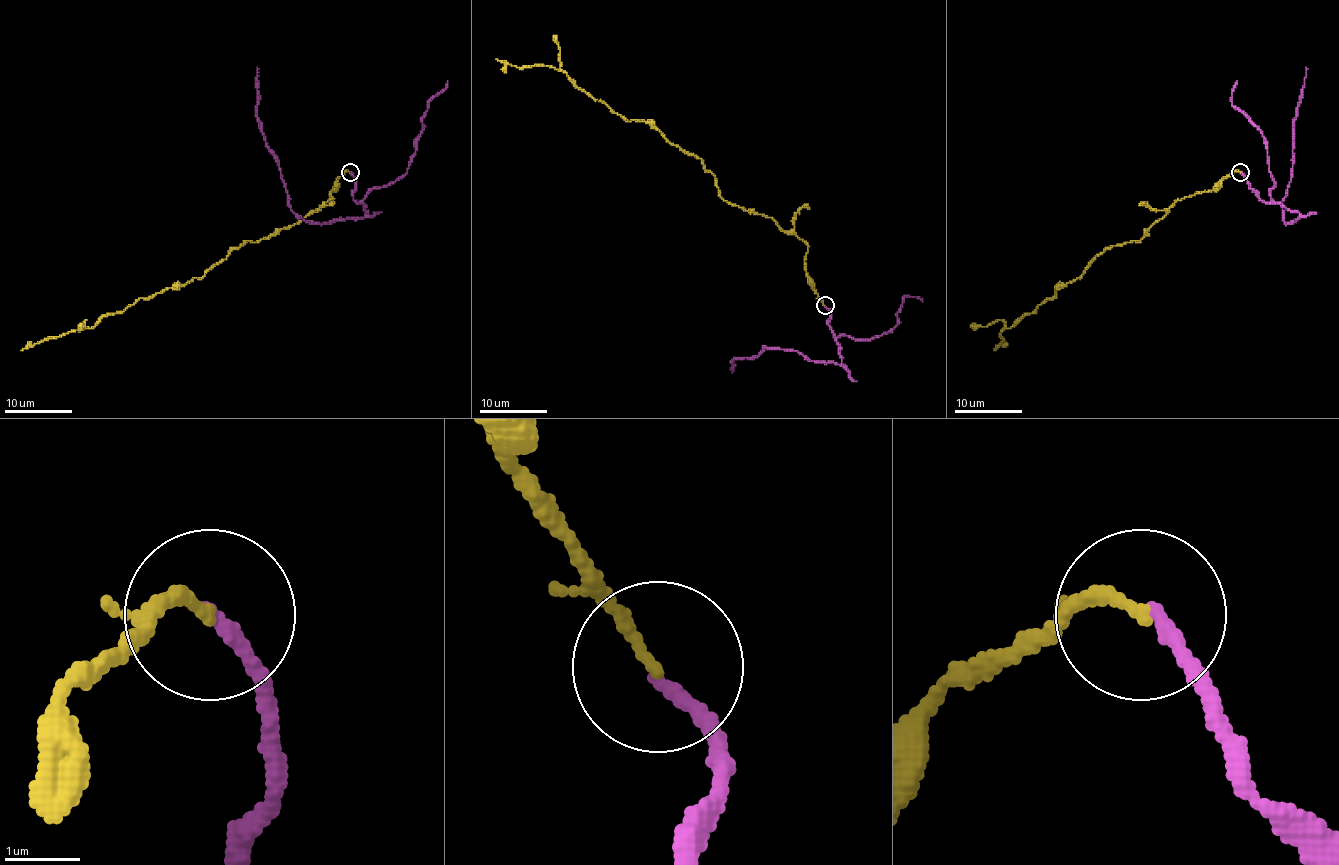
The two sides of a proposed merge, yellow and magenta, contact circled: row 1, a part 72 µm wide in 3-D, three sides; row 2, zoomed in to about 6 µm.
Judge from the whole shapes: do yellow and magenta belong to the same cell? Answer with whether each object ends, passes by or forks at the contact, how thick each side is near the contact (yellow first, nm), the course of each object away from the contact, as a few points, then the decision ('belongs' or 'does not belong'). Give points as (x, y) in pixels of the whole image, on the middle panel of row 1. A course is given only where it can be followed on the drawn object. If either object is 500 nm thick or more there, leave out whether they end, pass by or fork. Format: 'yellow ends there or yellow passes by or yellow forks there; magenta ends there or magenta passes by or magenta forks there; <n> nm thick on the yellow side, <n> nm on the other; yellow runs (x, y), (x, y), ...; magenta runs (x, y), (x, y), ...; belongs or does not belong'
yellow ends there; magenta ends there; 160 nm thick on the yellow side, 200 nm on the other; yellow runs (824, 305), (806, 276), (808, 246), (771, 217), (727, 202), (700, 158), (614, 113), (565, 72), (496, 59); magenta runs (824, 307), (830, 312), (840, 364), (808, 361), (796, 350), (764, 347), (754, 357), (737, 357), (732, 371); does not belong

